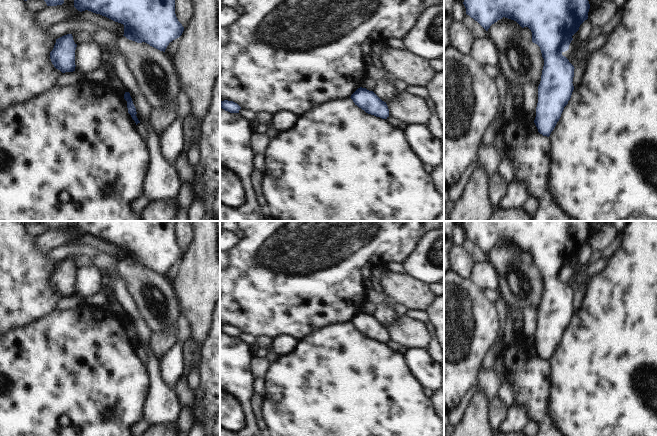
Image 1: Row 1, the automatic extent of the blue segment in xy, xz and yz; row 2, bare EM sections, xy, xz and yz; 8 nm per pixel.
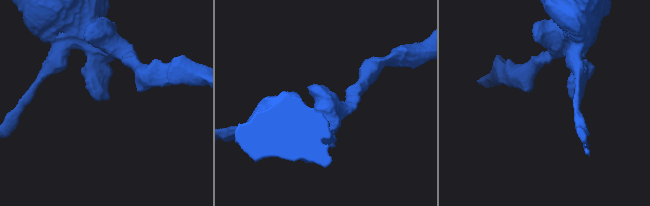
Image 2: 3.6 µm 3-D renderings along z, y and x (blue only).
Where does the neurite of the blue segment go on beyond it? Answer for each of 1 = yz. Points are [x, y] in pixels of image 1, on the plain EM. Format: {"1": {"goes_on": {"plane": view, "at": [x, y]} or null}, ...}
{"1": {"goes_on": null}}

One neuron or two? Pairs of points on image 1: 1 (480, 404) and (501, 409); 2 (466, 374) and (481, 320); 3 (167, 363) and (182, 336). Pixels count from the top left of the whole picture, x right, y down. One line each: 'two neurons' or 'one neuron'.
1: two neurons
2: one neuron
3: one neuron

